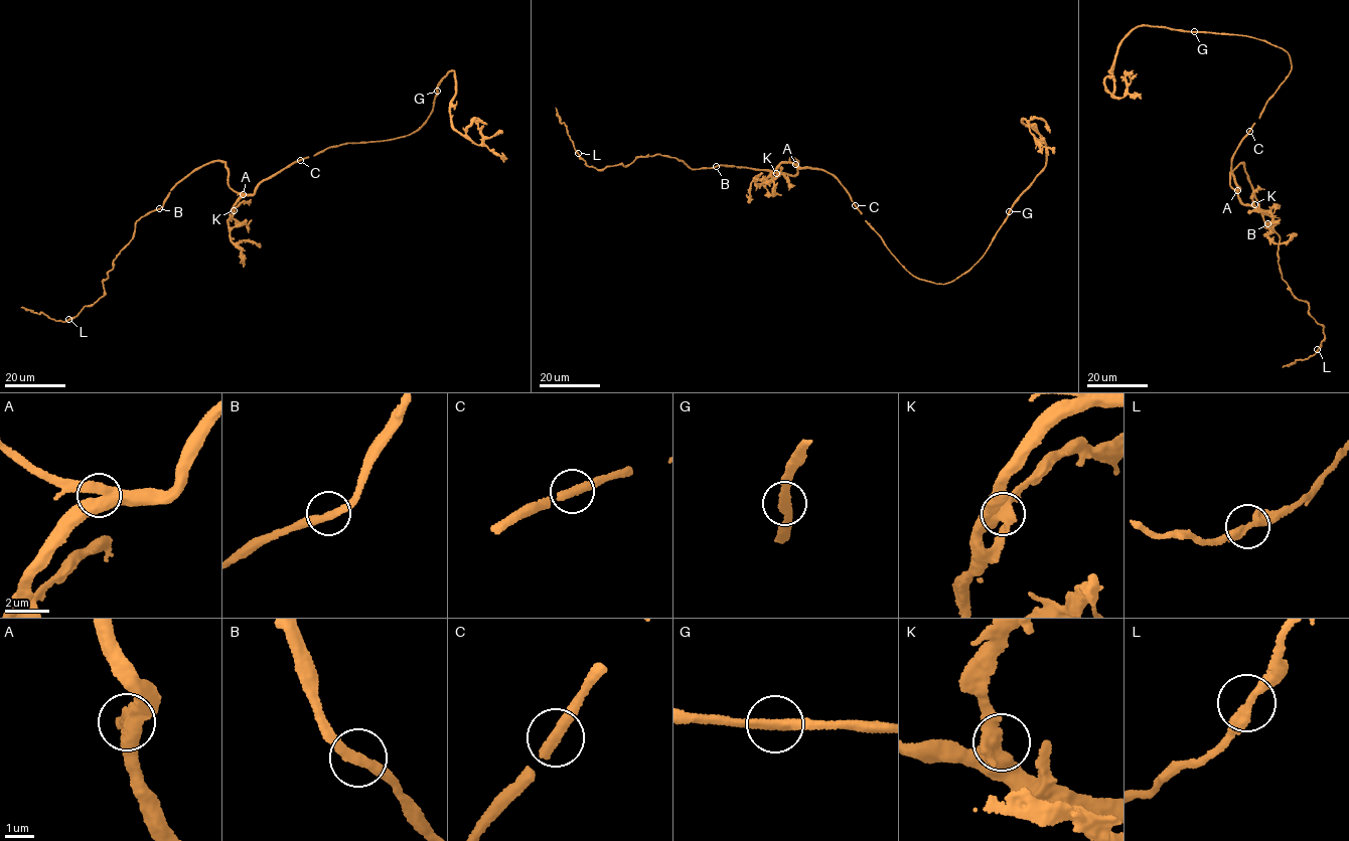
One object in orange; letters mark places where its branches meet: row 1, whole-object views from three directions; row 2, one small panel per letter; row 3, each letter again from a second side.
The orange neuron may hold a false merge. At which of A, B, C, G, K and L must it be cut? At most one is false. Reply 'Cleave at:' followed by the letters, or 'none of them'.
Cleave at: none of them

